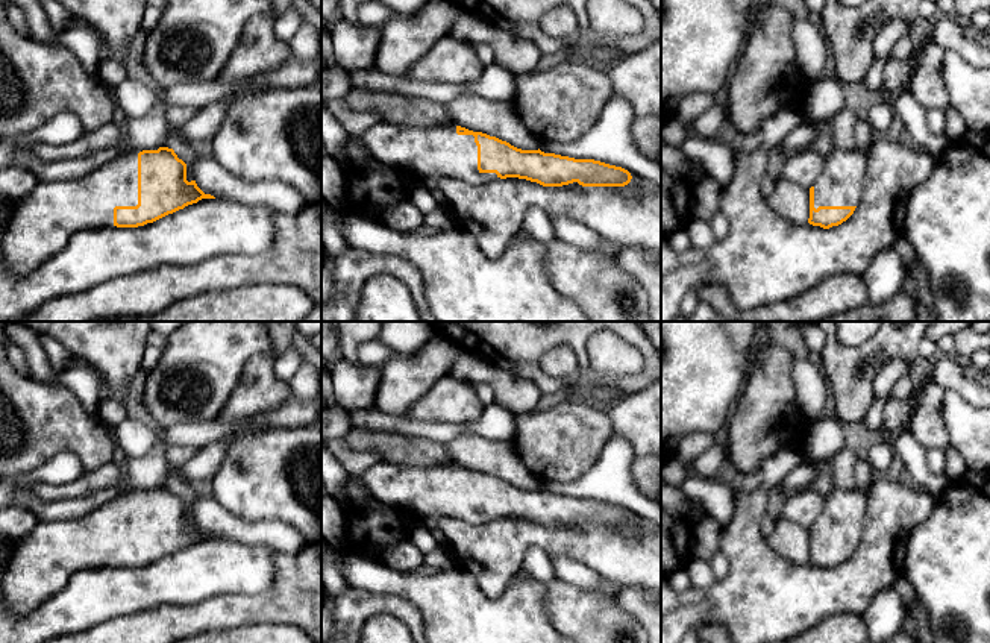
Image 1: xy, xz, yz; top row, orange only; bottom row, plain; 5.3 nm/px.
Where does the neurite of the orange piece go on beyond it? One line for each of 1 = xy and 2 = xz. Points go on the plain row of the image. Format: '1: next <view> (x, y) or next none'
1: next xy (41, 563)
2: next xz (438, 490)

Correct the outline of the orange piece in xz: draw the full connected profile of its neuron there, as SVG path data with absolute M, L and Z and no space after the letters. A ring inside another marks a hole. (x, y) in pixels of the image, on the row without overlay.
M379 463L361 473L371 497L420 516L455 517L473 525L494 519L518 517L543 526L562 526L578 522L582 526L625 526L632 516L628 510L594 499L575 499L538 490L522 490L482 472L461 466L408 467Z

